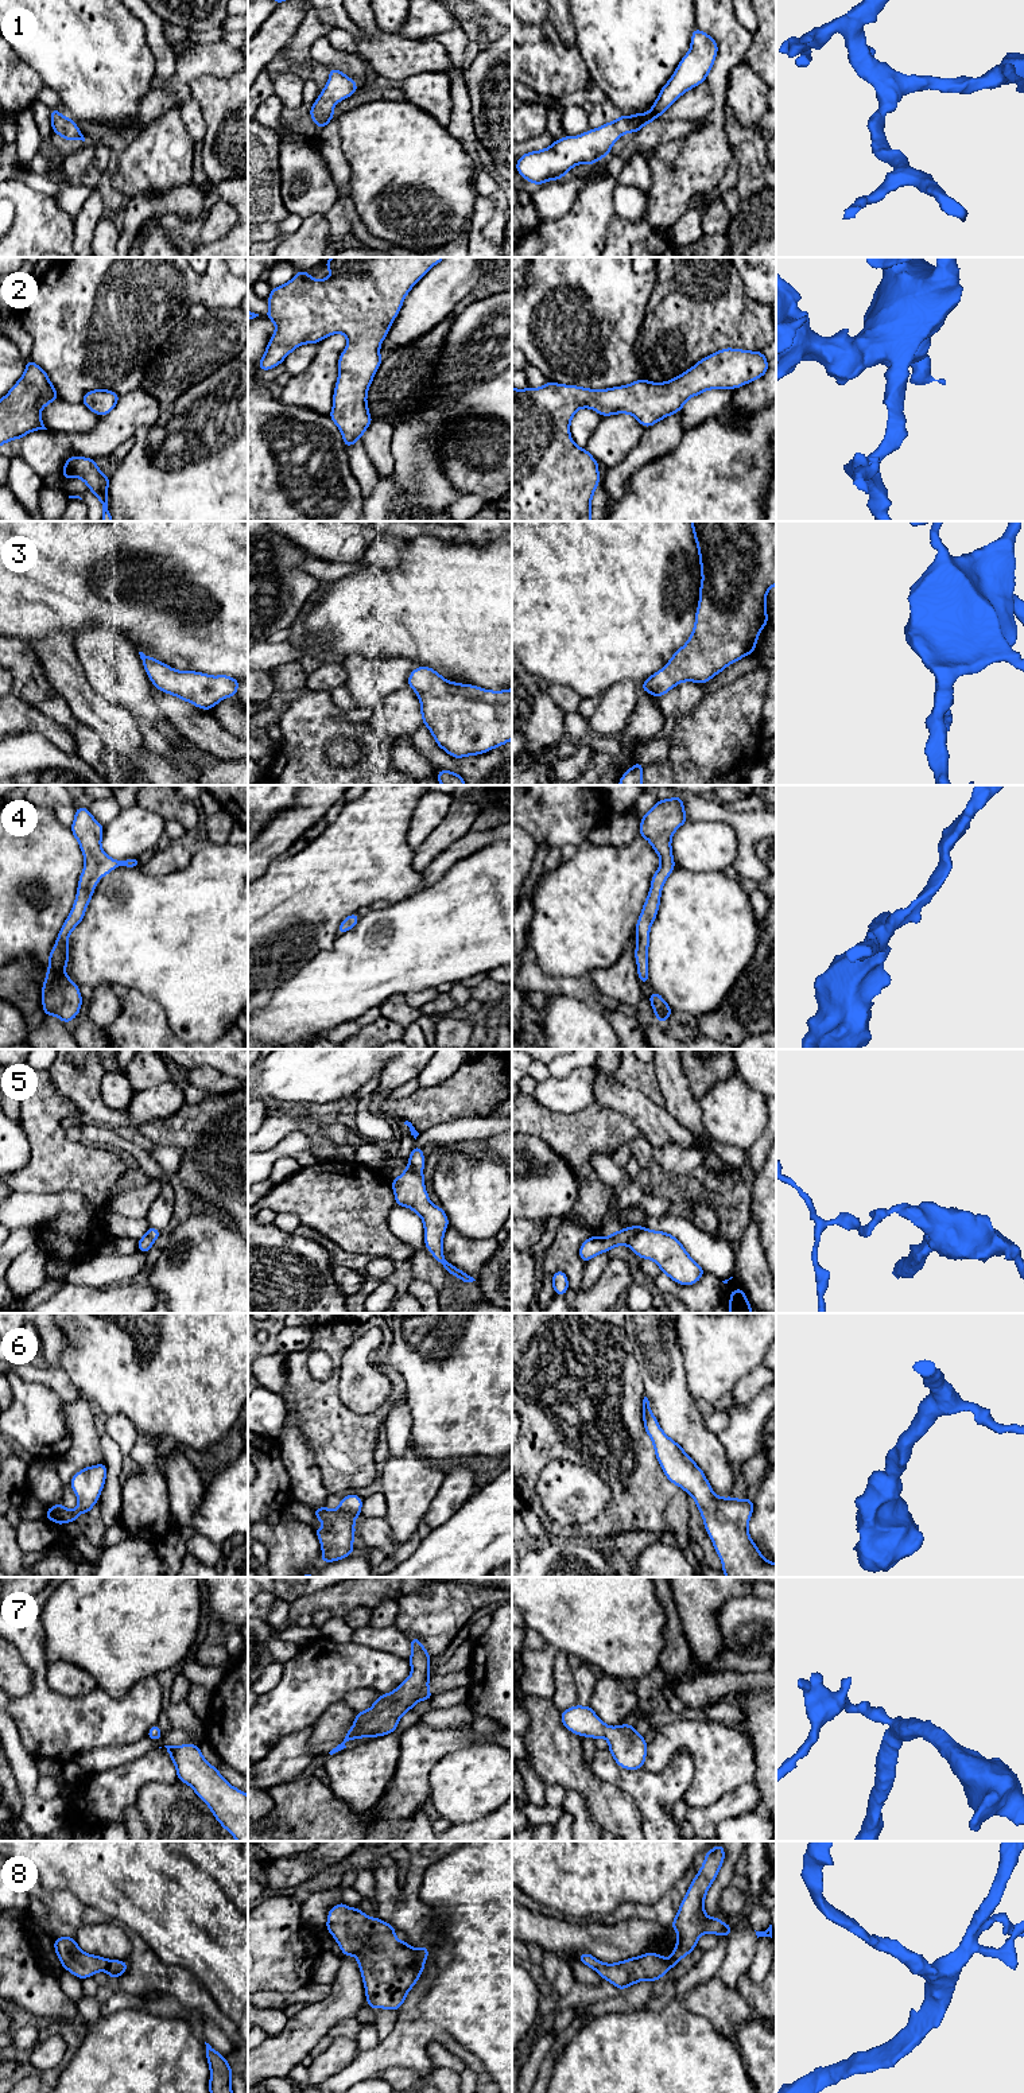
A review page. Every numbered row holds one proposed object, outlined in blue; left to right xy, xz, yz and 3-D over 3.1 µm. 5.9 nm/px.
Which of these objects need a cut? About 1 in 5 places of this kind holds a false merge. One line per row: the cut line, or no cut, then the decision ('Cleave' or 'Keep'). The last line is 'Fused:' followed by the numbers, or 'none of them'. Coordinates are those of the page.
1: No split. Keep
2: No split. Keep
3: No split. Keep
4: No split. Keep
5: Split along yz (644, 1228), (636, 1233), (627, 1243). Cleave
6: No split. Keep
7: No split. Keep
8: No split. Keep
Fused: 5

